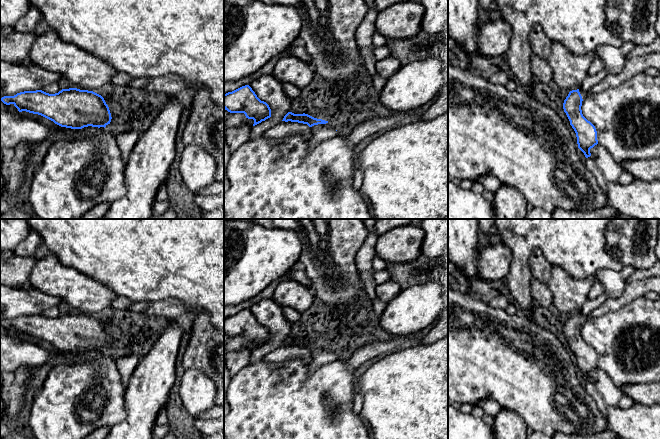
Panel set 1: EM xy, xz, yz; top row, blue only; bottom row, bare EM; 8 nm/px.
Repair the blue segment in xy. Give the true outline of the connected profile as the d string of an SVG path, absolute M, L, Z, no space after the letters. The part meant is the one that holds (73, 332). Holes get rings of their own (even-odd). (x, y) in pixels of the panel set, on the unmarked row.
M77 312L62 313L55 318L42 314L24 315L0 324L6 329L13 328L19 336L38 338L71 353L88 350L105 352L112 343L101 319Z

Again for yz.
M660 276L628 282L621 297L618 299L607 298L606 302L601 307L596 308L589 316L580 313L569 316L564 324L563 333L576 357L578 372L586 382L591 380L590 373L598 368L598 364L595 350L582 338L583 323L588 318L599 317L607 312L616 311L635 299L645 296L649 291L654 291L660 295Z

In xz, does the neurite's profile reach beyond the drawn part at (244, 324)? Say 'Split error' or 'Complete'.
Complete

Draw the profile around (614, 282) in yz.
M623 266L620 271L612 269L601 269L597 272L595 279L604 287L604 294L607 298L618 299L626 288L626 280L635 271L632 266Z

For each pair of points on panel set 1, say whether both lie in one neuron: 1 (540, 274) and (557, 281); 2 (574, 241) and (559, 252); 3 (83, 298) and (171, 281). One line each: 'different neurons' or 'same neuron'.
1: different neurons
2: same neuron
3: different neurons

